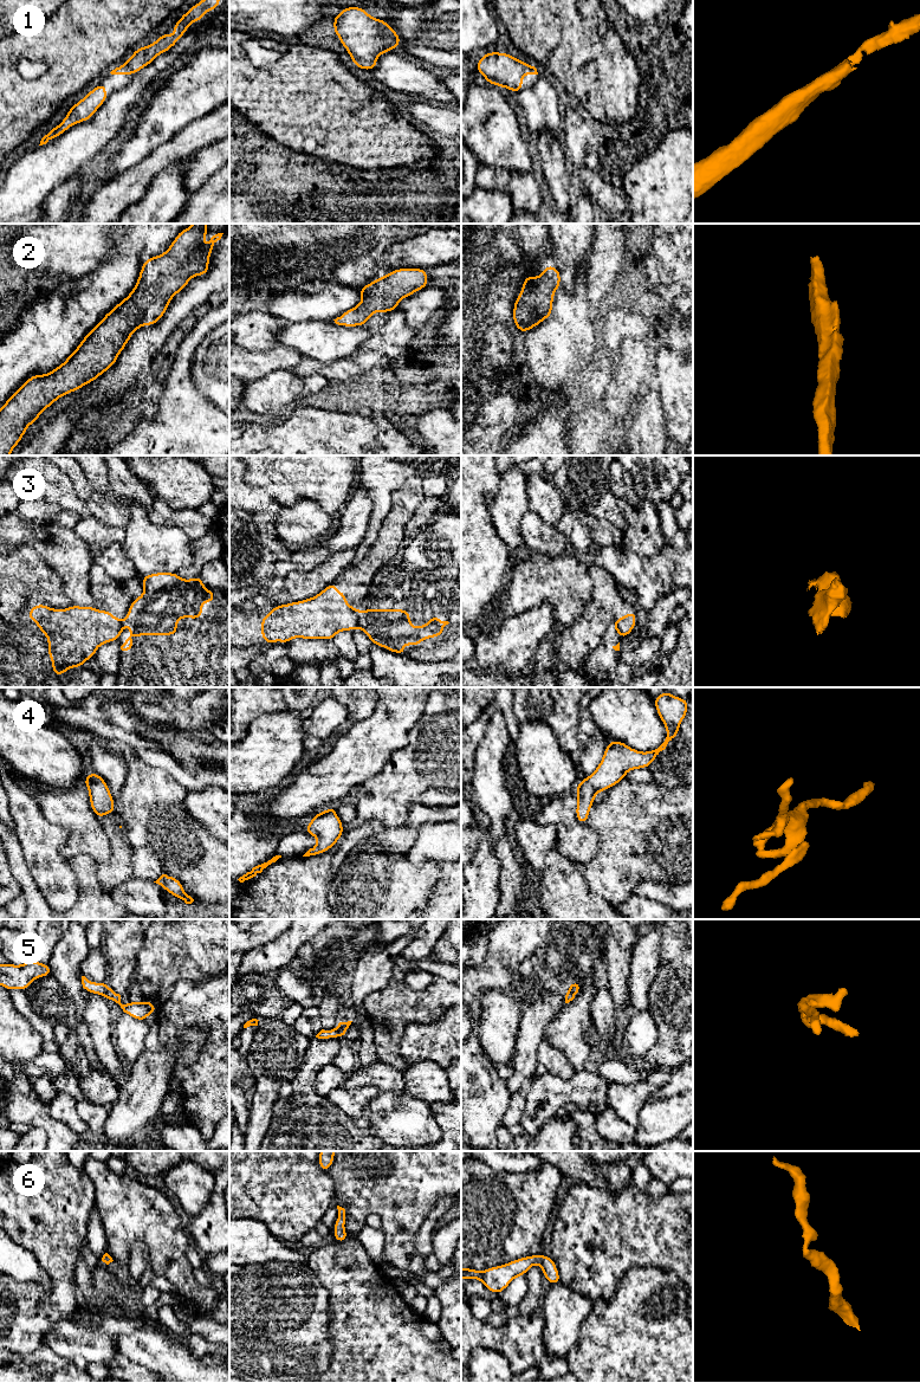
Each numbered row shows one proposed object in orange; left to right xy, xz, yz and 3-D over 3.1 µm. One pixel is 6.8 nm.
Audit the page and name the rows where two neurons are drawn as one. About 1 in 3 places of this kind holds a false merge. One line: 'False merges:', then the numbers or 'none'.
False merges: 3

